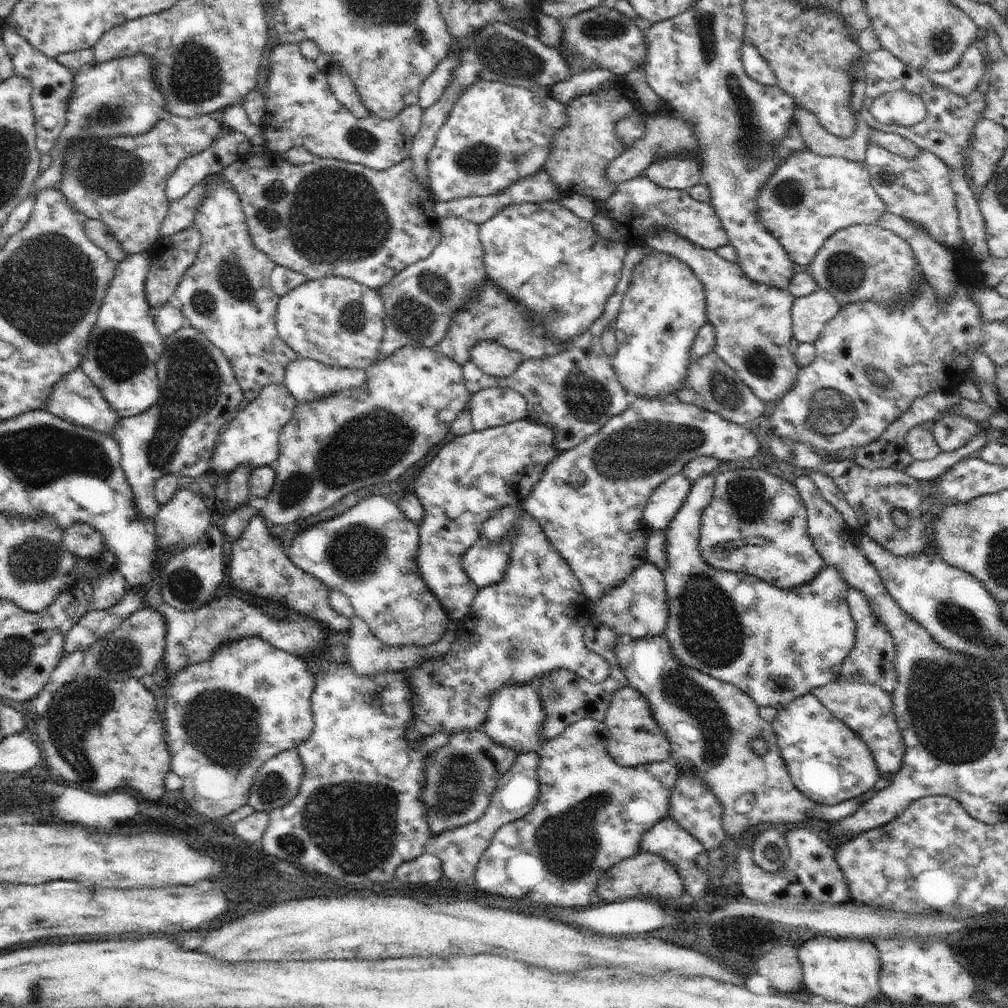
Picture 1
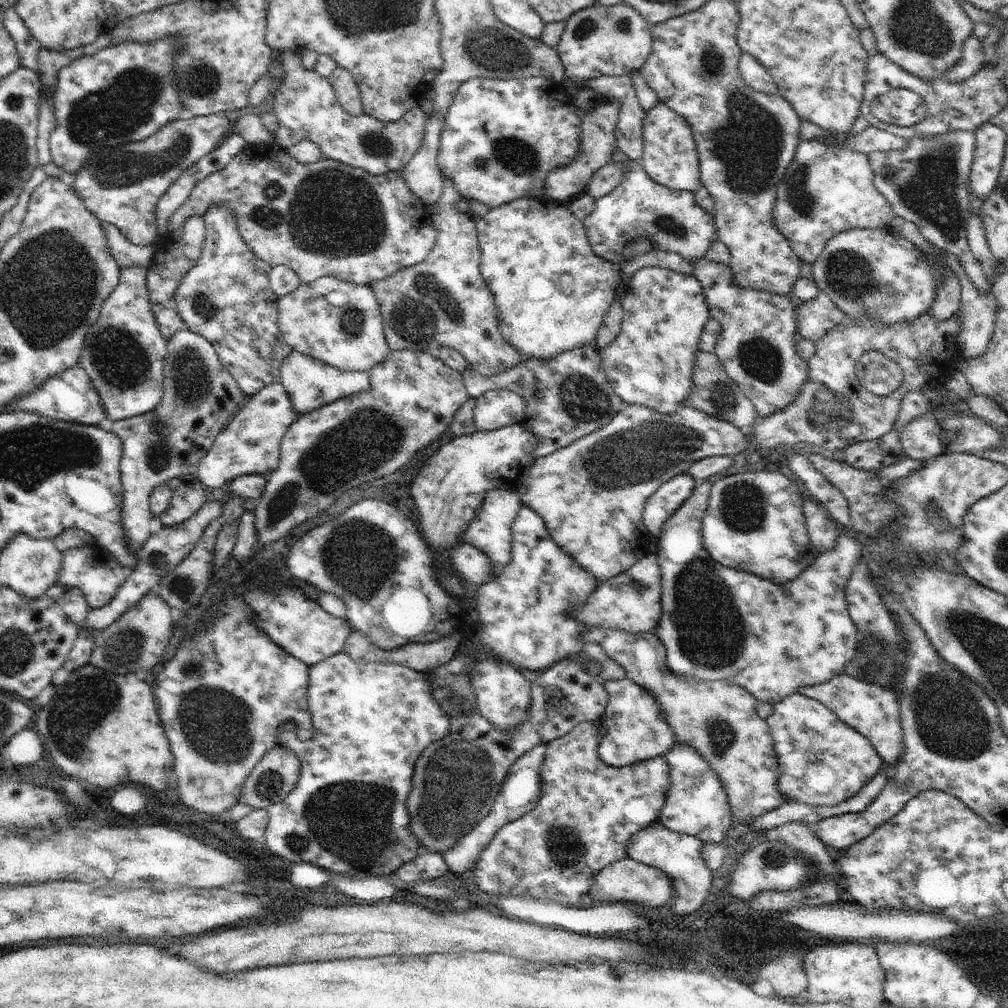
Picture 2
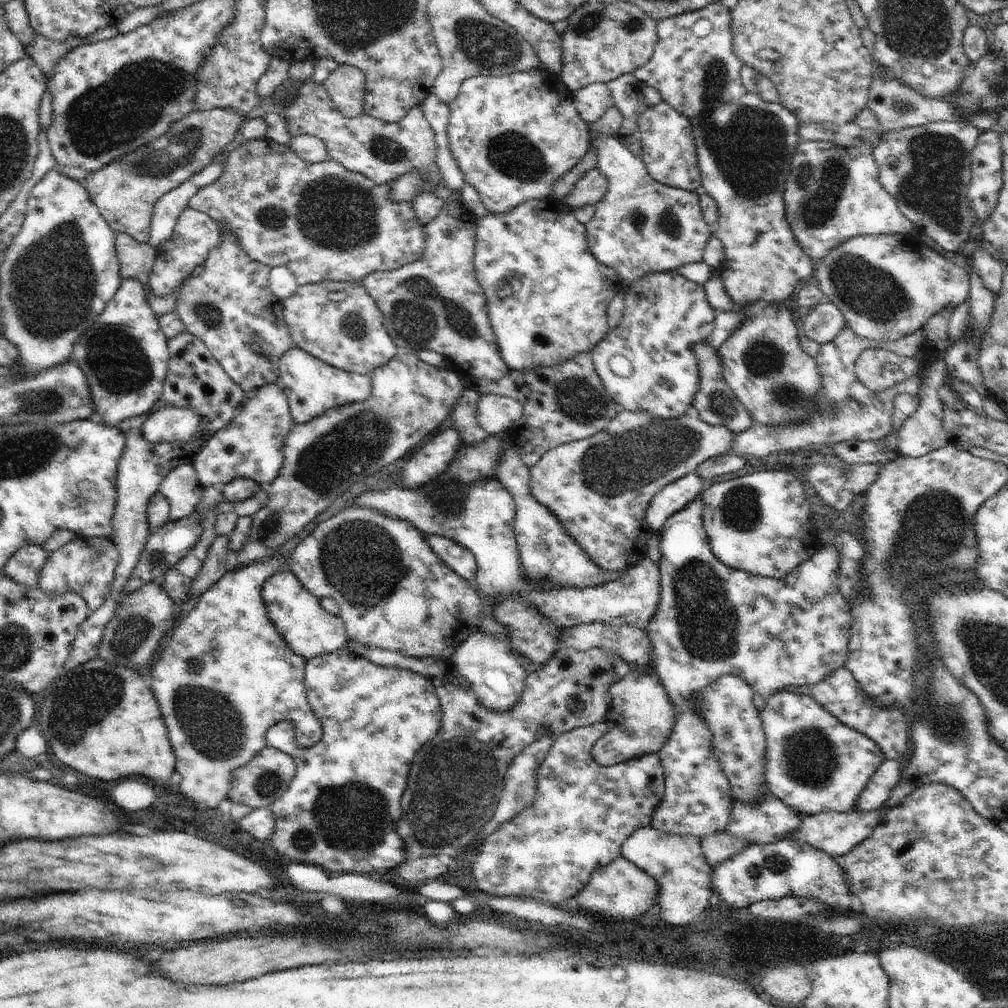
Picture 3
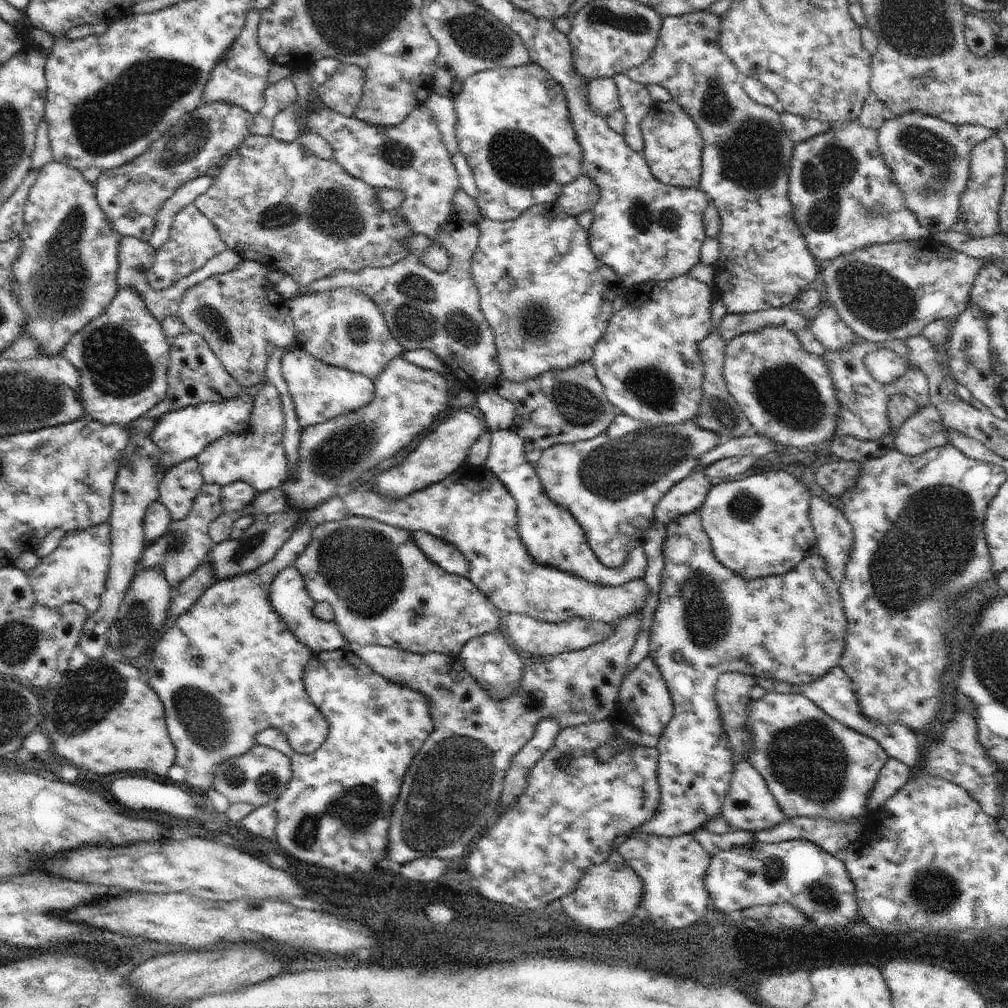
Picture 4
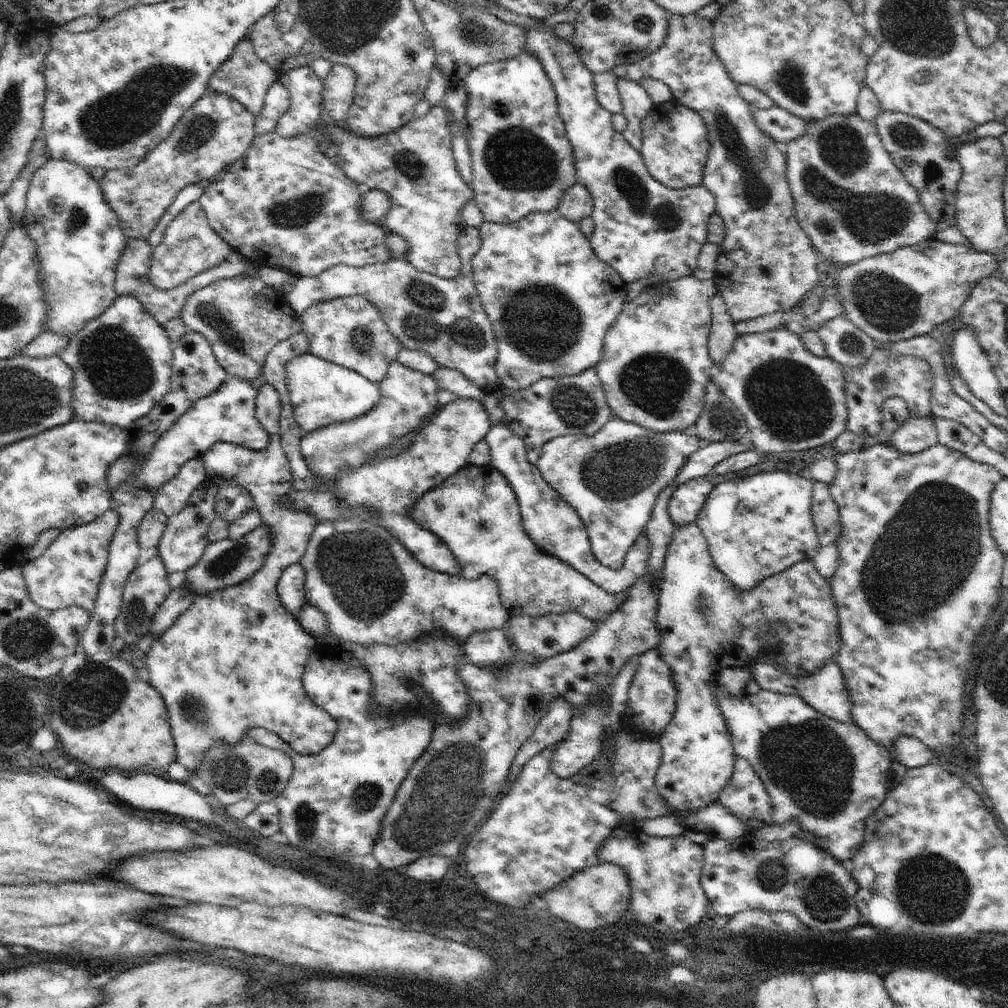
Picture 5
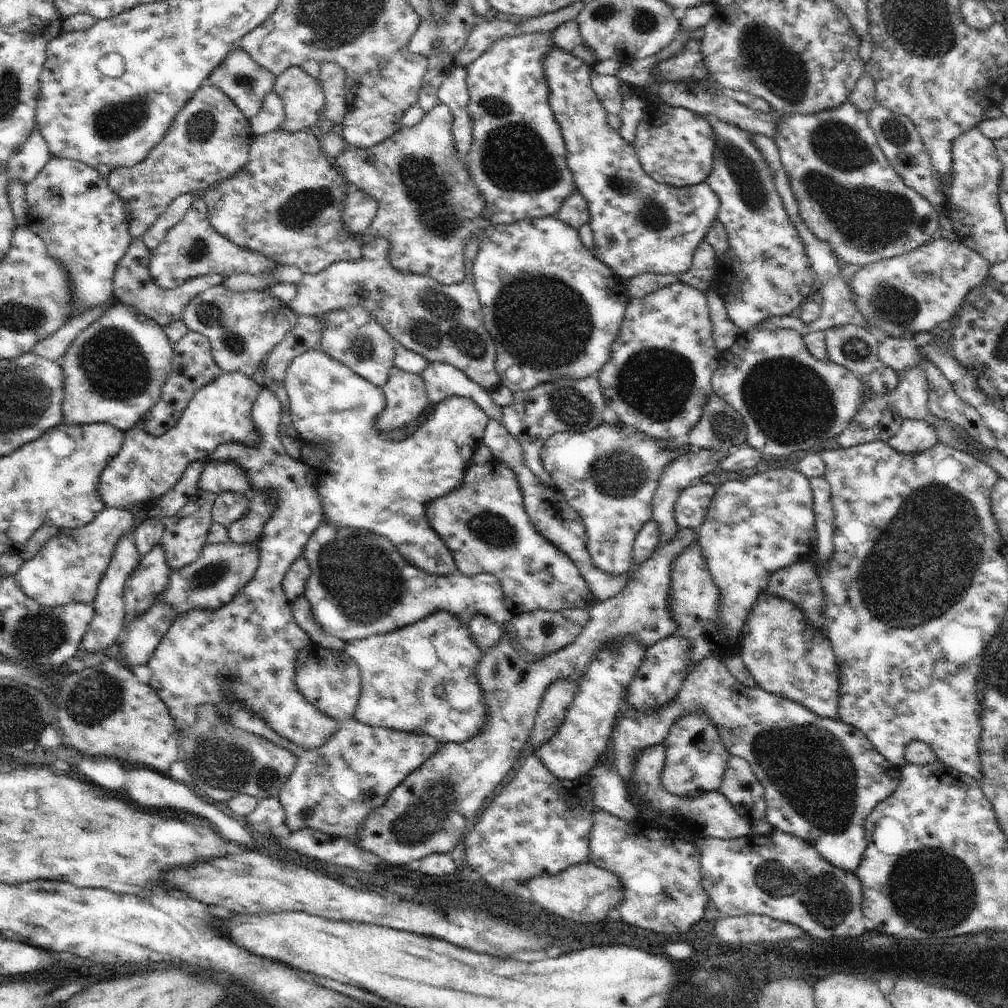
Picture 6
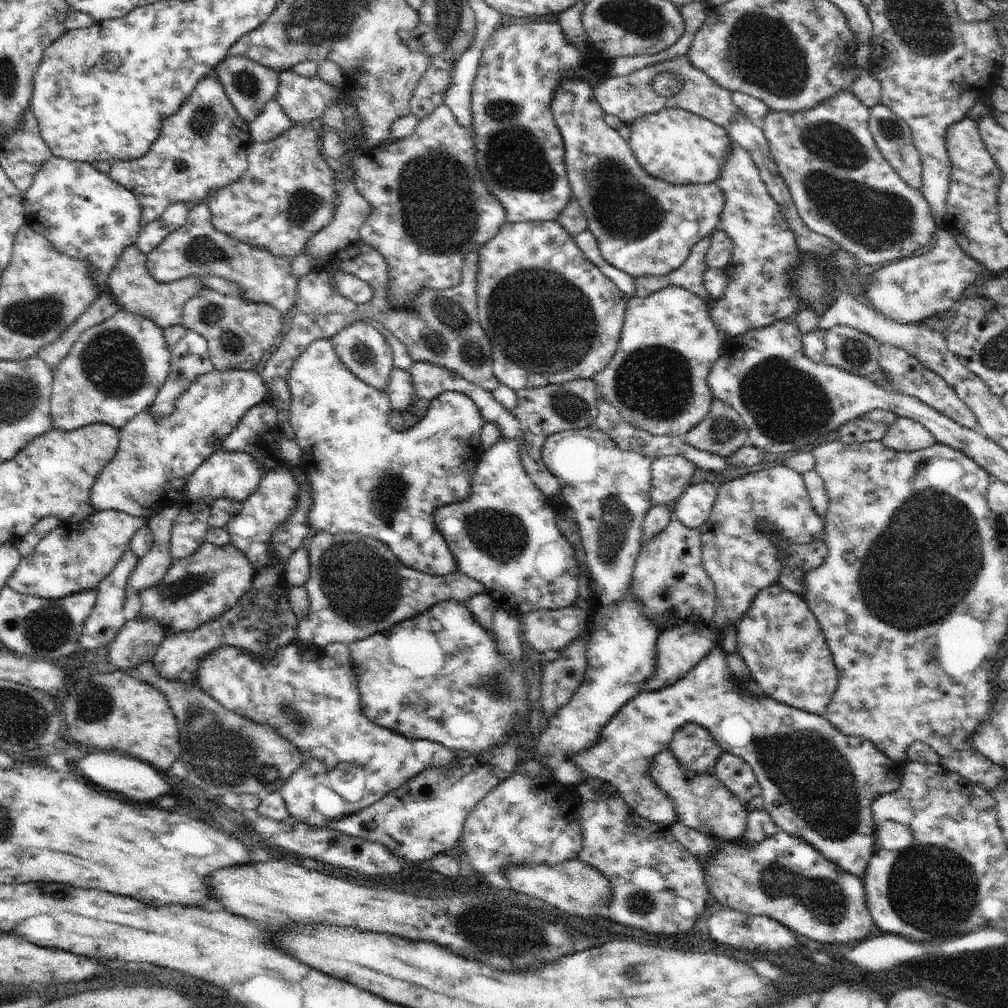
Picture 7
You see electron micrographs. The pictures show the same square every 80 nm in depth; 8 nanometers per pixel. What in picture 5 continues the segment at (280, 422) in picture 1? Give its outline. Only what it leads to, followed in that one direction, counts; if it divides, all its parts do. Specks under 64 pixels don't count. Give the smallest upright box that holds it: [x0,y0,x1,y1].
[146,382,337,774]

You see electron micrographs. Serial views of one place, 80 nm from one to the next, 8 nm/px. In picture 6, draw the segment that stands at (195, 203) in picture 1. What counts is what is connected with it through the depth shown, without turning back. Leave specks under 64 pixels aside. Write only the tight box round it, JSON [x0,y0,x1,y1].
[201,129,374,275]

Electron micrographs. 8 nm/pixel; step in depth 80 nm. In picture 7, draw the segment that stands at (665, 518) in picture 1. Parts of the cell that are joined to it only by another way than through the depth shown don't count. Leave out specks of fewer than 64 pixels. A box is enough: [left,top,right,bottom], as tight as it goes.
[673,483,718,529]

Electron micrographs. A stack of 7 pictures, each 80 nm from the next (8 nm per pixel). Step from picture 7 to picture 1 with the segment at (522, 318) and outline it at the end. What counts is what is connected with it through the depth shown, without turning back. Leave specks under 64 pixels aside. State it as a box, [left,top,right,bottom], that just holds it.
[479,201,631,345]

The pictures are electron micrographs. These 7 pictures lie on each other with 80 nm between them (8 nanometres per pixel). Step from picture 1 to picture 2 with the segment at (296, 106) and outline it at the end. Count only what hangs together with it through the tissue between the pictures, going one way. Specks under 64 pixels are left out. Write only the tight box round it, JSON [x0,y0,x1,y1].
[272,50,426,176]

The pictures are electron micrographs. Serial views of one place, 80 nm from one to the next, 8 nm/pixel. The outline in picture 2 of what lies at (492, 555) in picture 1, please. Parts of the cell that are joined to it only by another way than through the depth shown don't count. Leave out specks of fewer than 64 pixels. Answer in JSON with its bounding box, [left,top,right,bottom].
[450,543,492,587]

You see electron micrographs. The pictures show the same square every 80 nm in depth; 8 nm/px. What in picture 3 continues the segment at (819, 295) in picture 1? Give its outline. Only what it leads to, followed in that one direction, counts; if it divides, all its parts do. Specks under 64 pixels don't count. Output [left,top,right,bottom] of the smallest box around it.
[799,299,844,345]

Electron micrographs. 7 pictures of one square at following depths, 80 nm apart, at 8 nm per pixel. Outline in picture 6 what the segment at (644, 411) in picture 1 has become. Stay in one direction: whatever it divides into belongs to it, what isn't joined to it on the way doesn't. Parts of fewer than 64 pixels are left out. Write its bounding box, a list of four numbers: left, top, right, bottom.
[541,423,684,575]

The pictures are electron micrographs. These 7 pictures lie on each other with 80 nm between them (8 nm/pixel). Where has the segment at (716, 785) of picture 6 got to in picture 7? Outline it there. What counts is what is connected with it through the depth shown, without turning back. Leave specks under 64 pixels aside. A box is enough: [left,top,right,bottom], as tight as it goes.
[668,723,723,774]

